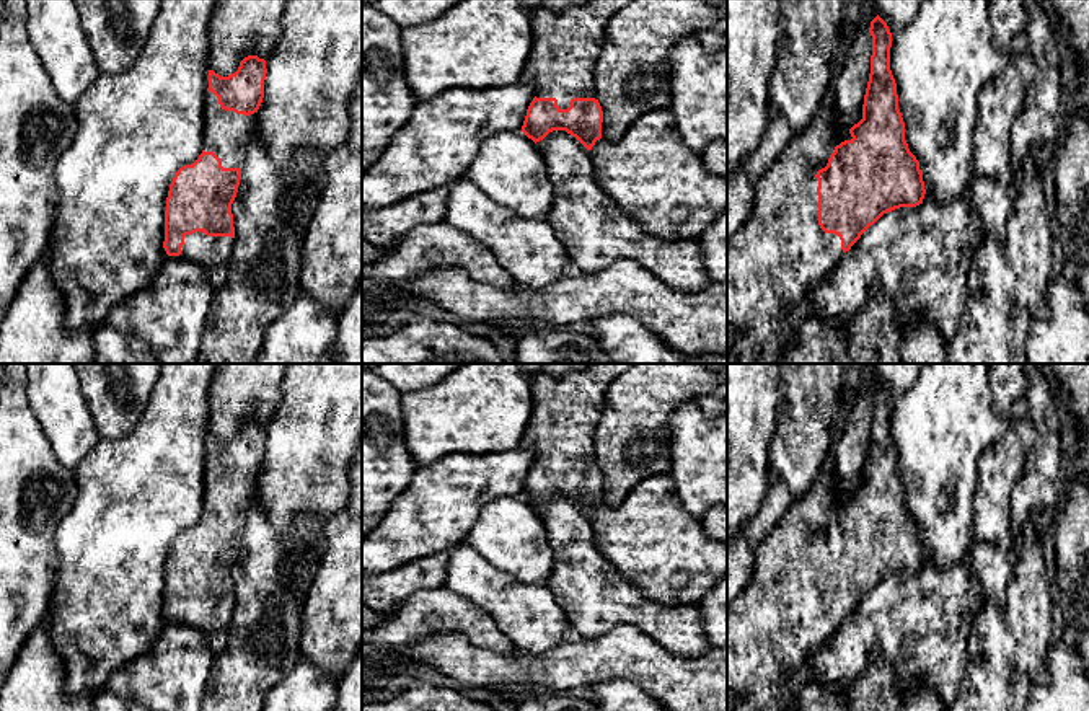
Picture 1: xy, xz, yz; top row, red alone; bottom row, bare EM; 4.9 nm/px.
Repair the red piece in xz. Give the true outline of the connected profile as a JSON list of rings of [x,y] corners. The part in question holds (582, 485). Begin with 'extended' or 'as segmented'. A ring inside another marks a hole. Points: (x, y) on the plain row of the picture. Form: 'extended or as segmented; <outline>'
extended; [[[587,364],[564,377],[543,372],[530,375],[533,413],[522,435],[520,448],[533,450],[536,458],[527,475],[522,497],[535,509],[553,496],[566,496],[587,515],[602,504],[603,476],[597,465],[595,429],[605,413],[605,393],[631,364]]]

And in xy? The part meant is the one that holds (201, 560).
extended; [[[258,421],[245,422],[228,442],[209,435],[202,519],[192,530],[176,537],[166,563],[163,613],[168,621],[181,621],[205,634],[228,629],[235,605],[231,569],[238,558],[248,507],[246,483],[258,478],[262,468],[266,439],[266,426]]]

